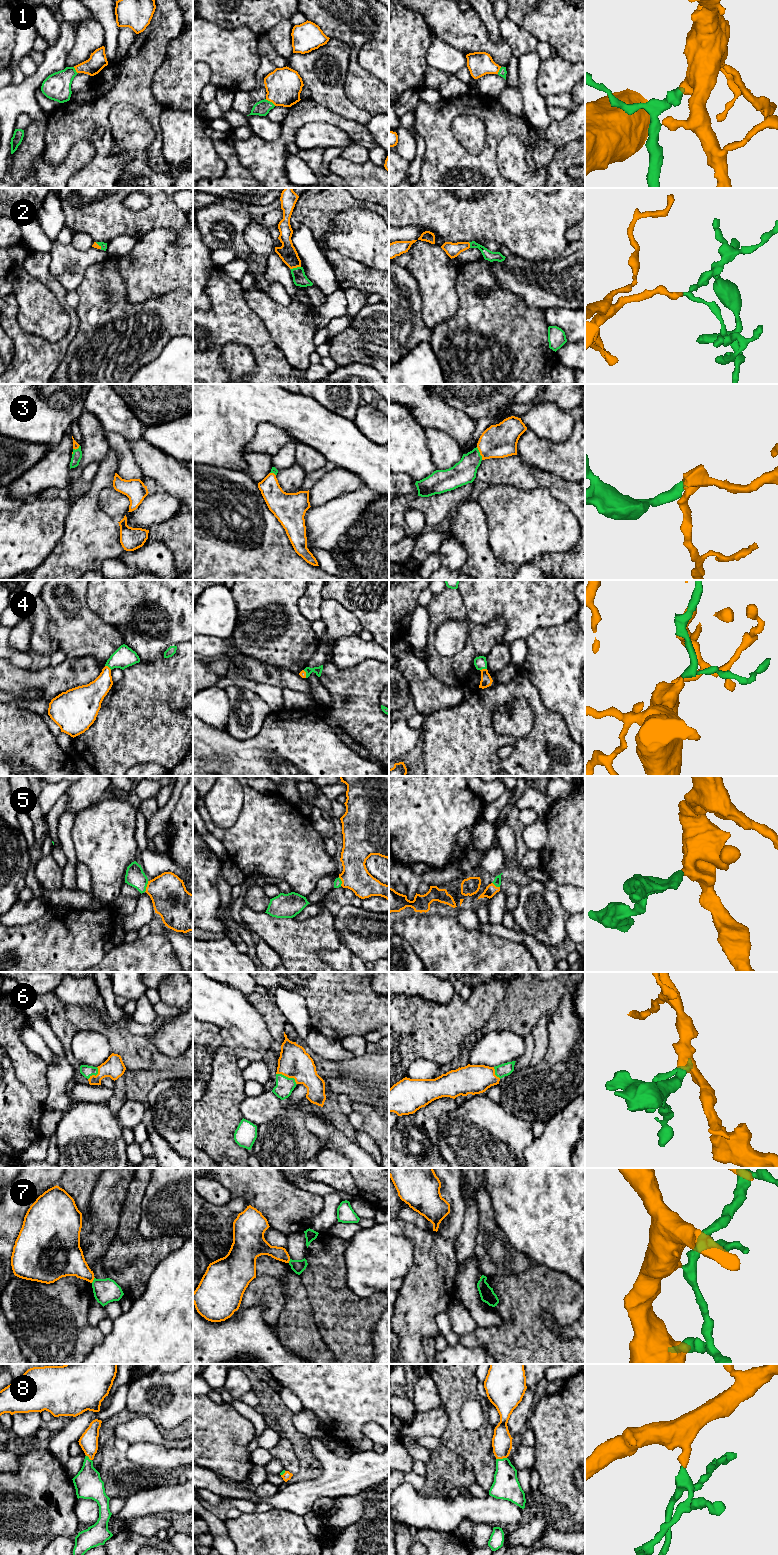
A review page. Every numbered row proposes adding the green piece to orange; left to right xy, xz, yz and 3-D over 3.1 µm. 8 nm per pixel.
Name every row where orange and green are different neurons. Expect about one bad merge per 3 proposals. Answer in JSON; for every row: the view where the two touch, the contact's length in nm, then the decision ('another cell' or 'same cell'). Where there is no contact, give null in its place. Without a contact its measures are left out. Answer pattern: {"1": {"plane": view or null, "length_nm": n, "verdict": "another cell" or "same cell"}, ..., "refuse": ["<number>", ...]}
{"1": {"plane": "xz", "length_nm": 100, "verdict": "same cell"}, "2": {"plane": "xz", "length_nm": 90, "verdict": "same cell"}, "3": {"plane": "yz", "length_nm": 120, "verdict": "same cell"}, "4": {"plane": "yz", "length_nm": 60, "verdict": "same cell"}, "5": {"plane": "xy", "length_nm": 90, "verdict": "same cell"}, "6": {"plane": "xz", "length_nm": 190, "verdict": "same cell"}, "7": {"plane": "xy", "length_nm": 50, "verdict": "another cell"}, "8": {"plane": "yz", "length_nm": 90, "verdict": "same cell"}, "refuse": ["7"]}

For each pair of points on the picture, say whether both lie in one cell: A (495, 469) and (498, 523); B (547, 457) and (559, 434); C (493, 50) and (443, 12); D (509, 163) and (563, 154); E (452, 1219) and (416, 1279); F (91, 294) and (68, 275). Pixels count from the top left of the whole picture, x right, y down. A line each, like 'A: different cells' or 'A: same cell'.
A: different cells
B: different cells
C: same cell
D: different cells
E: different cells
F: different cells

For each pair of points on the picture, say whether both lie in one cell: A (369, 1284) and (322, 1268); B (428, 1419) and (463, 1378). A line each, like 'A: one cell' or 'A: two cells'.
A: two cells
B: two cells

